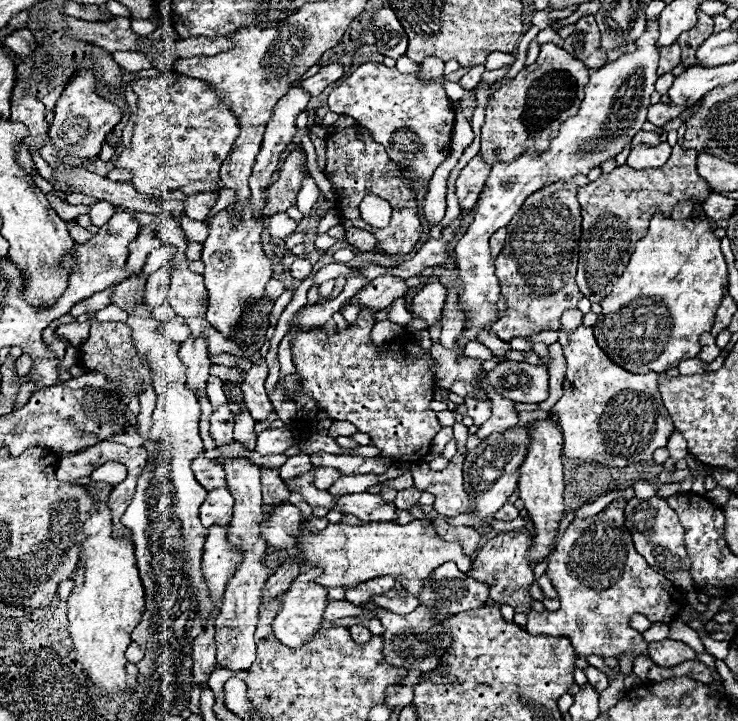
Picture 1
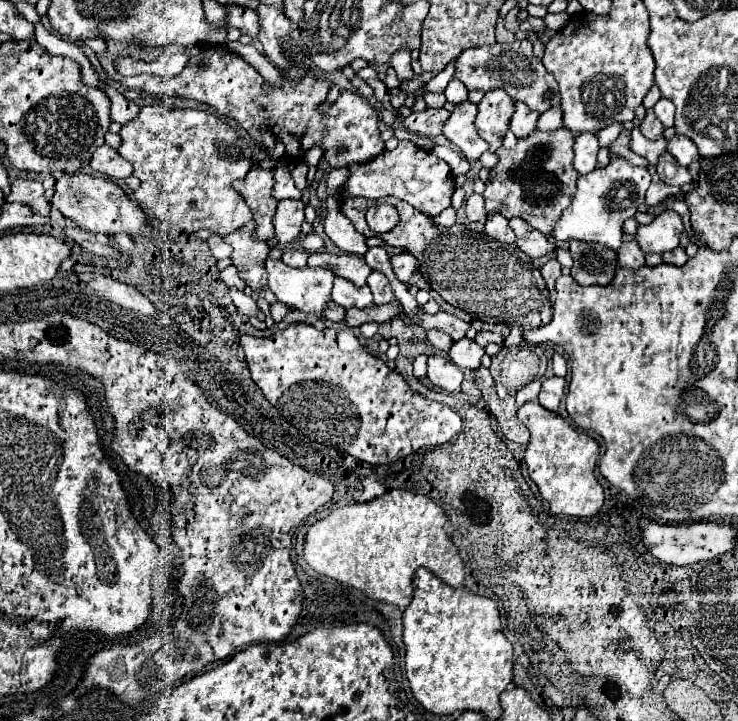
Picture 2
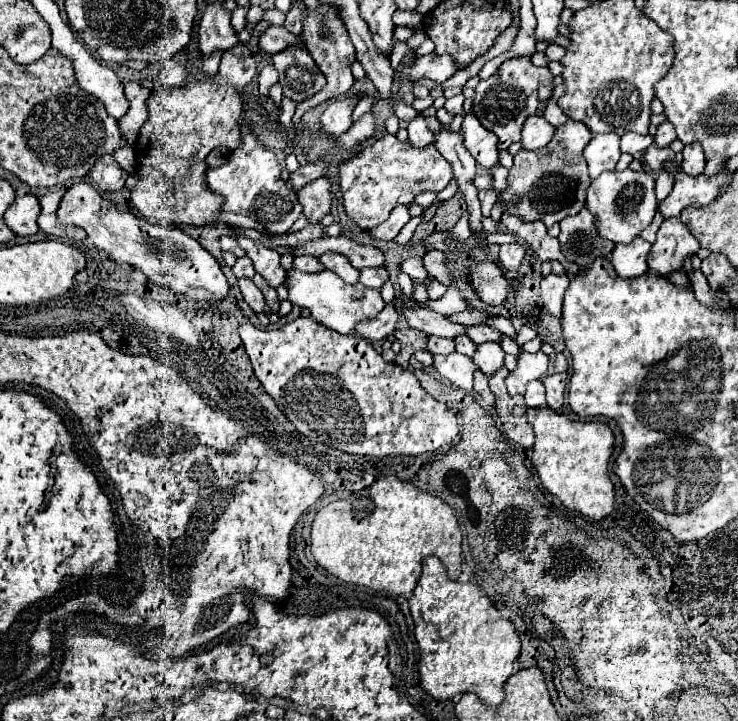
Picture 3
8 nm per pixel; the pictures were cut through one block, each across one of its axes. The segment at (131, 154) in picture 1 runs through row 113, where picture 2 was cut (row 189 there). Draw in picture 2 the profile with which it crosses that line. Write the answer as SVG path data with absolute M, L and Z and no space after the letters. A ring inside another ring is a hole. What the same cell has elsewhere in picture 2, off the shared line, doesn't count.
M142 106L138 116L122 126L120 138L122 146L118 154L132 162L134 176L142 182L140 188L134 192L134 200L146 214L150 214L158 222L166 222L184 232L198 232L202 228L208 228L220 236L226 236L252 220L246 202L232 188L234 180L240 180L250 172L252 150L248 146L240 146L240 136L224 120L200 110Z

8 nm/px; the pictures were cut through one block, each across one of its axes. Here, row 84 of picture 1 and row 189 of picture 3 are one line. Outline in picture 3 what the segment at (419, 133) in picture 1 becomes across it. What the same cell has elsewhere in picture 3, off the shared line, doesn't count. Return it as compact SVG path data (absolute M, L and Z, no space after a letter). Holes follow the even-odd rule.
M386 134L376 144L364 148L358 156L338 166L336 182L342 190L342 204L348 218L354 220L362 230L372 230L382 224L394 206L408 206L420 192L440 192L454 178L450 162L436 150L434 144L428 148L412 148L408 142L400 142L396 136Z

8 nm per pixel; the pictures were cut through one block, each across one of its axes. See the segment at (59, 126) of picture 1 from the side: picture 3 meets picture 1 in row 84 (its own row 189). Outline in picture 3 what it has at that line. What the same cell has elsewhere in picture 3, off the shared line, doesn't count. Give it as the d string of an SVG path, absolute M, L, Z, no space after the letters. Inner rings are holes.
M88 182L72 184L66 190L56 210L56 216L62 224L84 228L92 244L104 250L110 258L130 264L134 268L140 268L148 276L148 280L168 286L178 294L184 294L194 300L218 302L230 290L228 280L222 274L216 258L210 252L206 252L194 238L190 238L186 232L182 232L174 224L156 226L134 216L126 206L104 198Z

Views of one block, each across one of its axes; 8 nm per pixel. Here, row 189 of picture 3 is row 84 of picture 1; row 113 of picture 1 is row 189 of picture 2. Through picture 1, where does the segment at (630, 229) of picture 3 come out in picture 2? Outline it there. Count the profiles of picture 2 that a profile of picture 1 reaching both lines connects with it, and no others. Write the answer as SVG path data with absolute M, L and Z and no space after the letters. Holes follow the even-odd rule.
M610 154L610 162L606 168L598 168L592 174L580 176L578 190L572 196L570 208L566 208L552 230L556 240L584 240L584 242L600 242L606 248L618 250L622 244L622 224L638 212L640 198L650 186L648 168L632 166L618 154Z

